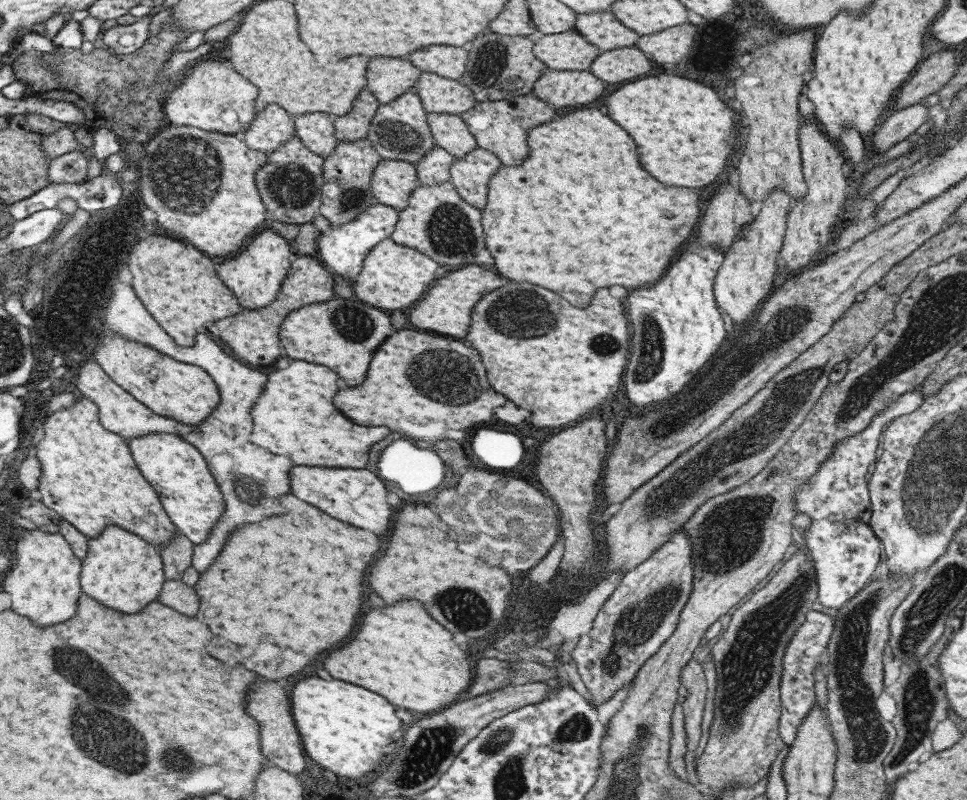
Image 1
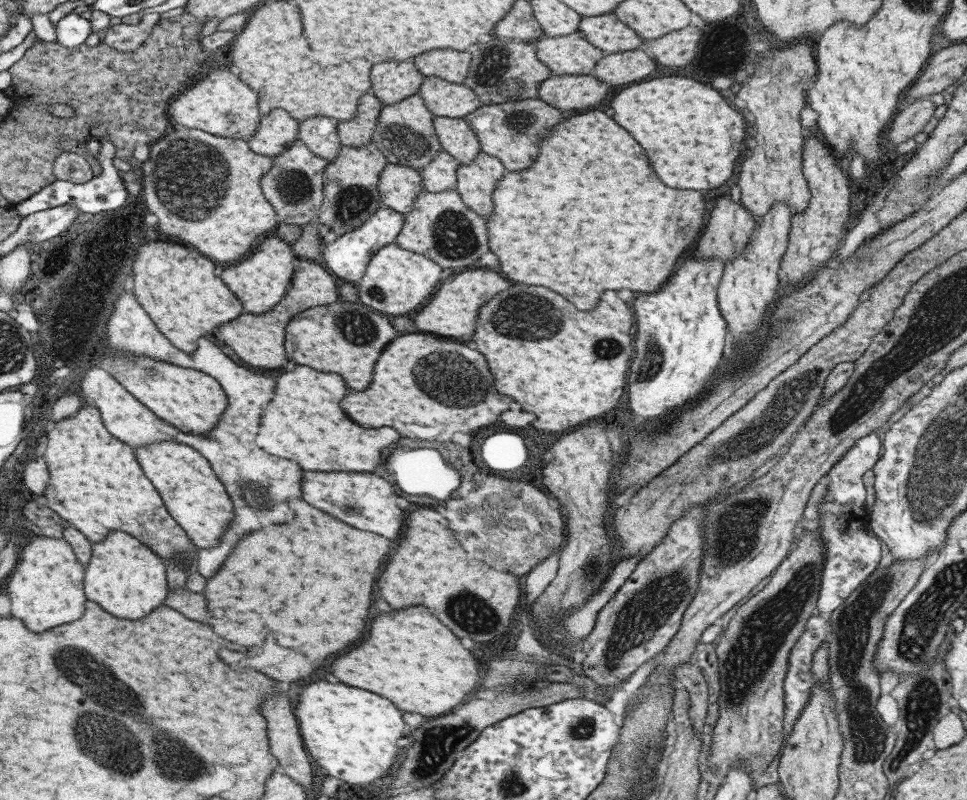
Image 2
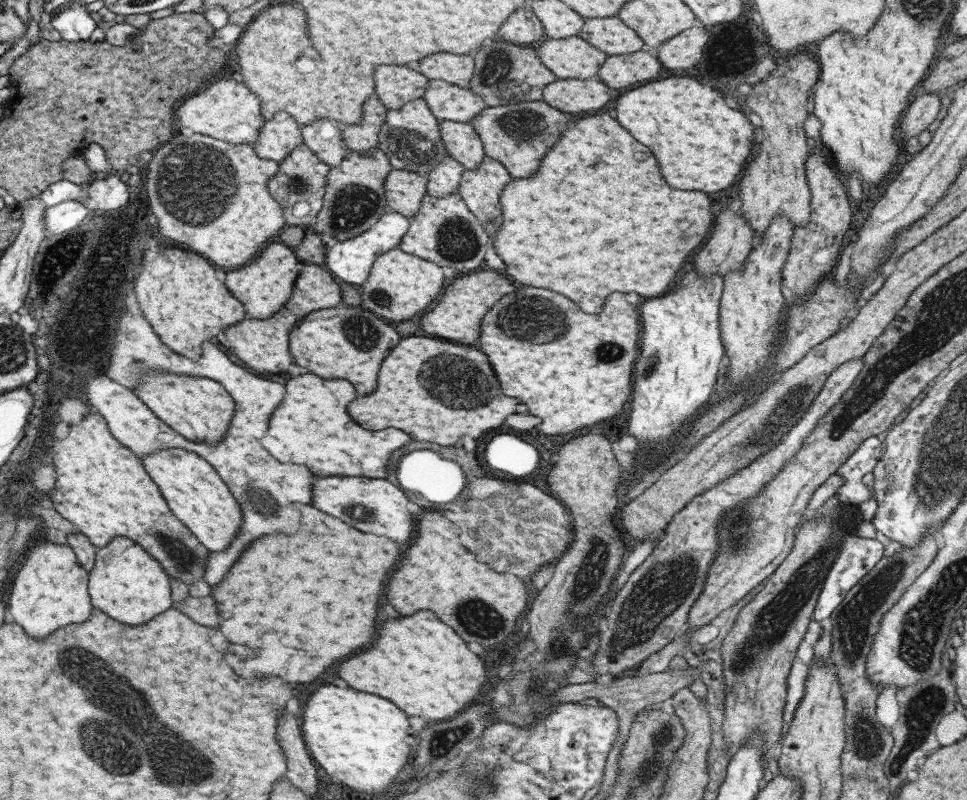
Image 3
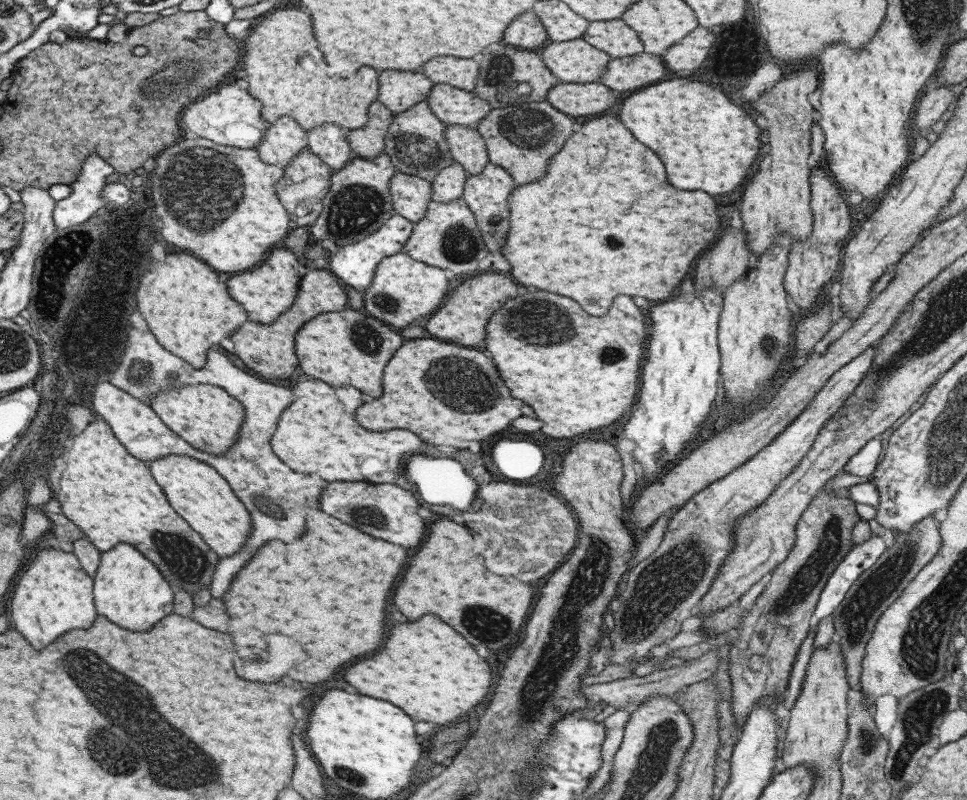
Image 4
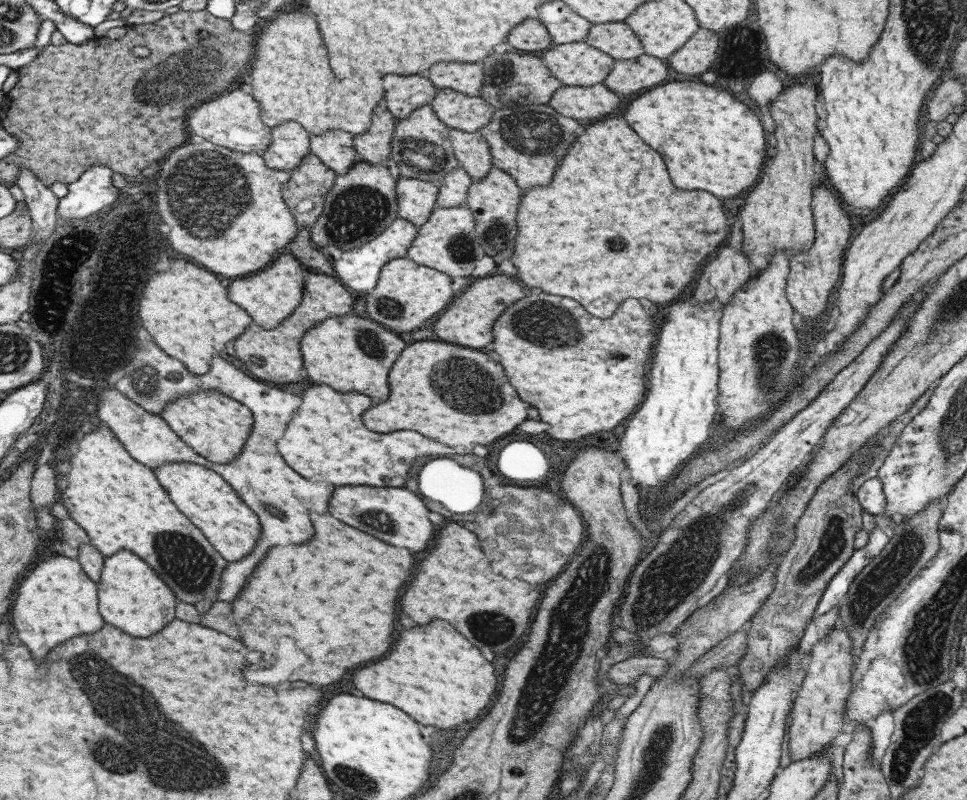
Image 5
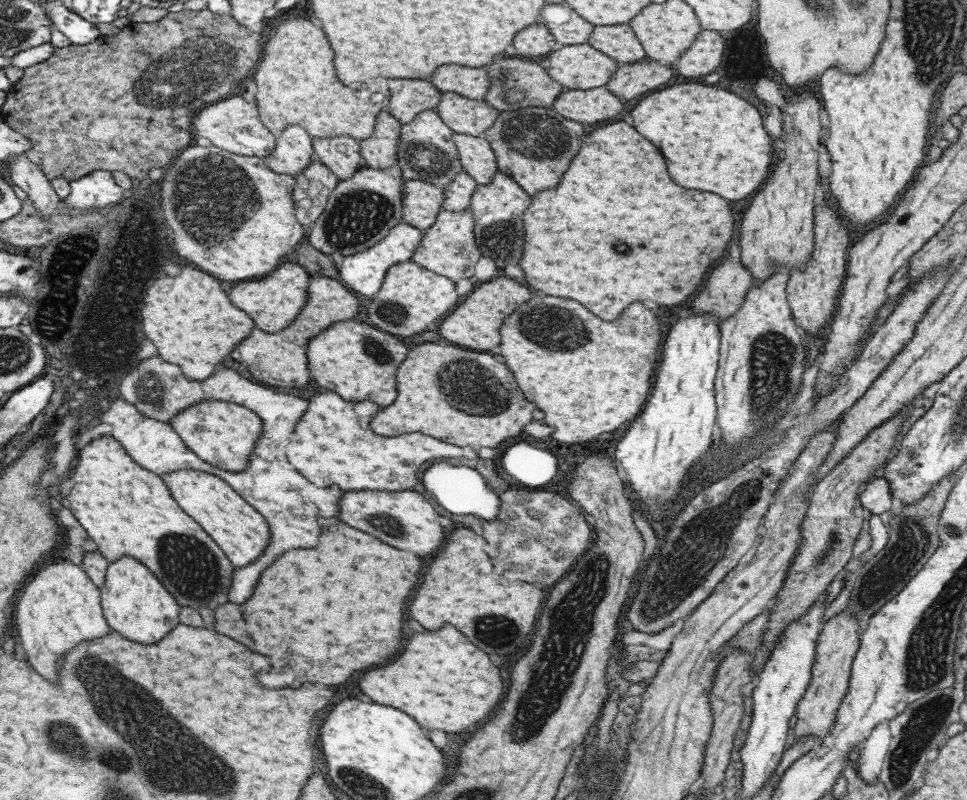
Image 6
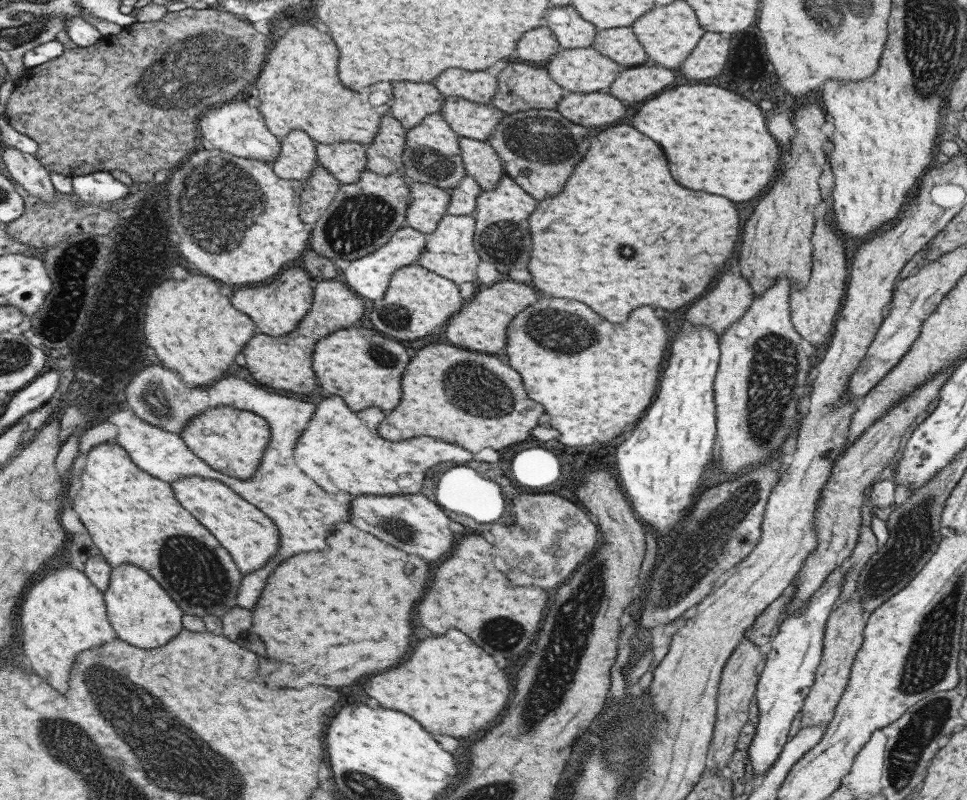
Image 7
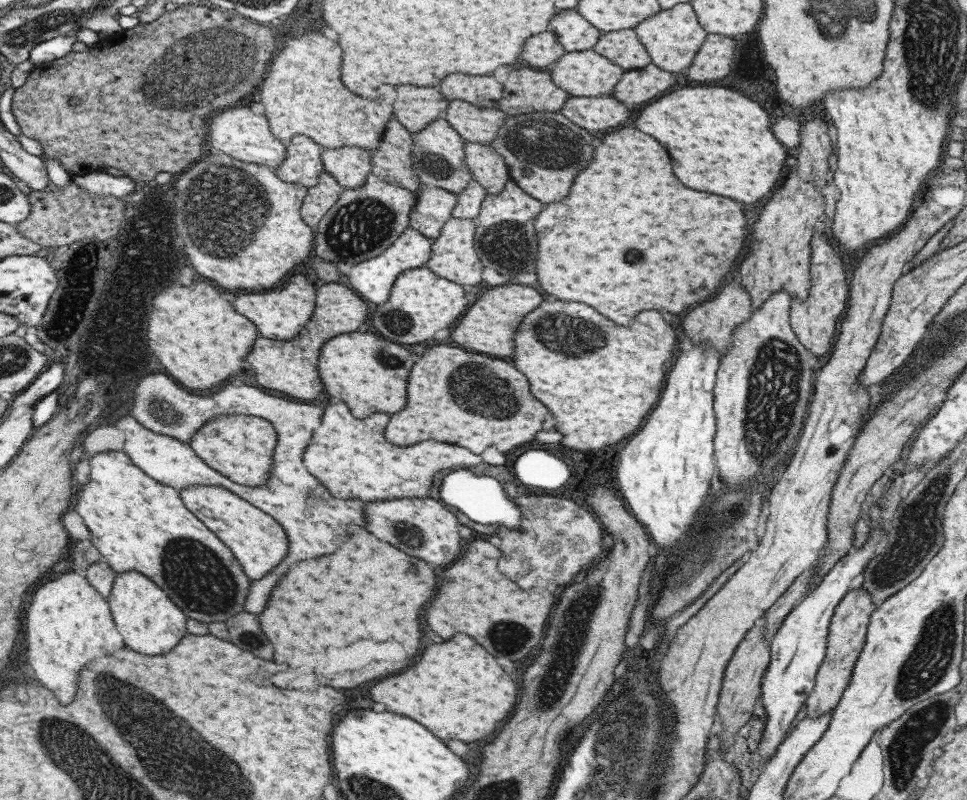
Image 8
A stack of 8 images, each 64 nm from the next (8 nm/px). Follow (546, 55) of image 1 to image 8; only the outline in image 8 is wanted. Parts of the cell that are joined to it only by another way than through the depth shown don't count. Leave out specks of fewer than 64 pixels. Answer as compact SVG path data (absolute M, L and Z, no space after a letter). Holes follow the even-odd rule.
M592 48L584 51L571 51L563 53L555 64L547 70L555 86L564 90L571 97L596 97L612 94L612 88L621 78L624 71L610 60L597 54Z

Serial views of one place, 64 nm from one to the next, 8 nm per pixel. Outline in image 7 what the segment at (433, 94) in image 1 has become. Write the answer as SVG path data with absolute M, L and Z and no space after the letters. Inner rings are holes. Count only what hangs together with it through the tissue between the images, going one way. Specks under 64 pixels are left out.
M458 96L444 97L439 113L457 137L478 141L487 140L504 115L491 104L474 103Z

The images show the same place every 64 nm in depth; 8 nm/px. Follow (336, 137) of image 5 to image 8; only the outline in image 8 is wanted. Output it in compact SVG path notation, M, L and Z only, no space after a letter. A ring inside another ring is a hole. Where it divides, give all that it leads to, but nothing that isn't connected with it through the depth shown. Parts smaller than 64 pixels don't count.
M356 146L336 149L320 147L323 172L331 175L342 187L355 188L364 183L370 172L370 151Z

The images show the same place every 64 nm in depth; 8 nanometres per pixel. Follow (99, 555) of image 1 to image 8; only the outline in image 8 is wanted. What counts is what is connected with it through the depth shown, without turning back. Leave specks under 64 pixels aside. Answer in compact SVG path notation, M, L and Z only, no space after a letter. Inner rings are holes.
M137 571L114 573L106 601L113 624L124 645L135 652L163 654L173 648L177 640L187 633L186 616L152 580Z

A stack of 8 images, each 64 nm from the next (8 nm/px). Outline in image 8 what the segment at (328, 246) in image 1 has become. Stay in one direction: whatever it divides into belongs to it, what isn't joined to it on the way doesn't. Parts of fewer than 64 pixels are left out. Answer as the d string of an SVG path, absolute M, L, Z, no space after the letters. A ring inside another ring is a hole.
M407 227L381 254L351 266L349 276L345 277L343 281L361 298L376 305L383 304L389 297L393 281L399 274L407 272L407 270L423 268L427 264L431 243L432 239Z

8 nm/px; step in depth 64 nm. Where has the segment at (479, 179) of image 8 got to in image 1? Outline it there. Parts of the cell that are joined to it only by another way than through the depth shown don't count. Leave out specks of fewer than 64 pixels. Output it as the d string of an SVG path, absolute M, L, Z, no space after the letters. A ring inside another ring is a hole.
M426 113L434 144L460 159L476 147L473 135L458 115Z

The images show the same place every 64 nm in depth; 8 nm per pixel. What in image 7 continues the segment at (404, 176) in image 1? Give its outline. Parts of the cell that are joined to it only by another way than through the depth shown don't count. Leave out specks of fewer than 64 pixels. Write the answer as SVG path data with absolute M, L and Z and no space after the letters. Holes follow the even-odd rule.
M409 182L408 207L405 211L405 226L423 234L431 234L441 217L447 214L449 193L436 186Z

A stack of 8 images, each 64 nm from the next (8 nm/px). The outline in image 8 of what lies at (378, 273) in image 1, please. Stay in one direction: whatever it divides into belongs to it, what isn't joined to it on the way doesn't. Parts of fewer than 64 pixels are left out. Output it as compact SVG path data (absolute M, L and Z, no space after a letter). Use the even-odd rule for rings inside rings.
M425 266L399 274L392 285L387 300L383 304L376 305L375 310L369 314L370 322L373 328L381 334L381 337L402 346L419 342L436 343L440 336L449 332L467 308L467 300L463 297L465 293L462 286L443 278L438 278Z

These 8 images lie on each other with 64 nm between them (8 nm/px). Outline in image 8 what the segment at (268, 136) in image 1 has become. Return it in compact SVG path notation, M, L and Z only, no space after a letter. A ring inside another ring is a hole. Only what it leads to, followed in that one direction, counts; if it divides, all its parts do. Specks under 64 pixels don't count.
M297 135L284 145L285 158L273 168L283 182L297 183L304 187L315 186L319 173L323 173L320 147L305 135Z

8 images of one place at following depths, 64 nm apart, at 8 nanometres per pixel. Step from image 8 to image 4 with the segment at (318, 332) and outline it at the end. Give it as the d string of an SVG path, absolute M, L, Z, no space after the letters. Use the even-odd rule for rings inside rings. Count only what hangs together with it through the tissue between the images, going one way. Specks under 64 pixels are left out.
M317 269L307 271L301 276L293 304L271 324L257 324L248 320L229 336L228 339L233 343L233 354L261 378L267 380L289 378L293 372L300 372L297 371L298 360L293 350L294 334L301 330L301 326L305 326L305 322L309 322L310 318L318 314L334 313L347 308L346 296L339 281L329 271Z

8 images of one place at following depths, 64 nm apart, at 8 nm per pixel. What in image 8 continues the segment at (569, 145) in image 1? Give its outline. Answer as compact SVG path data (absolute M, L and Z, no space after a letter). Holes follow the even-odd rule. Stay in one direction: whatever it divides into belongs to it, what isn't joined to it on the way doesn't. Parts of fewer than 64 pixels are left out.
M622 127L619 130L615 129L614 132L607 131L603 133L601 140L597 138L597 146L593 146L593 162L589 162L589 166L585 170L581 170L581 174L575 176L575 182L573 182L567 198L561 202L545 204L543 210L537 213L537 218L532 218L532 220L535 234L537 234L537 246L539 246L535 270L537 270L537 282L539 282L541 290L545 290L547 294L551 294L559 300L585 302L587 306L593 306L593 310L596 310L601 316L612 320L619 326L629 326L635 314L641 310L665 308L667 312L677 314L693 304L699 304L701 300L709 298L711 294L715 294L717 288L721 286L723 276L729 272L735 258L743 252L743 234L747 234L747 224L743 218L741 204L737 204L729 198L721 198L717 194L697 192L697 190L689 190L689 188L681 186L679 180L671 172L671 164L669 164L669 156L665 152L665 148L661 144L657 144L653 138L649 138L647 134L641 134L639 130L632 127Z

